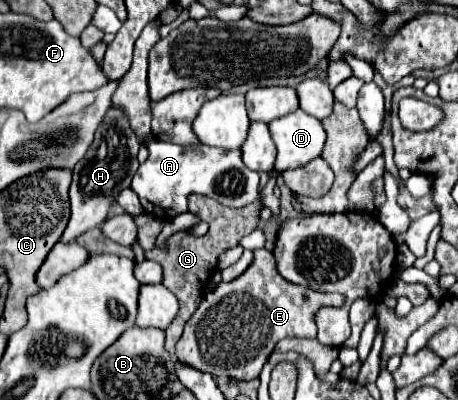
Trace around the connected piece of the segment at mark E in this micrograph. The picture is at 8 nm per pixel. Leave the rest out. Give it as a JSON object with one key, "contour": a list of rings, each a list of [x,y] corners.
{"contour":[[[255,249],[253,263],[231,283],[219,283],[211,293],[203,295],[201,305],[185,325],[183,337],[175,347],[177,359],[205,373],[227,375],[239,381],[253,381],[275,345],[285,337],[315,339],[315,313],[321,307],[341,307],[343,295],[319,293],[309,287],[293,285],[275,271],[273,253]]]}

